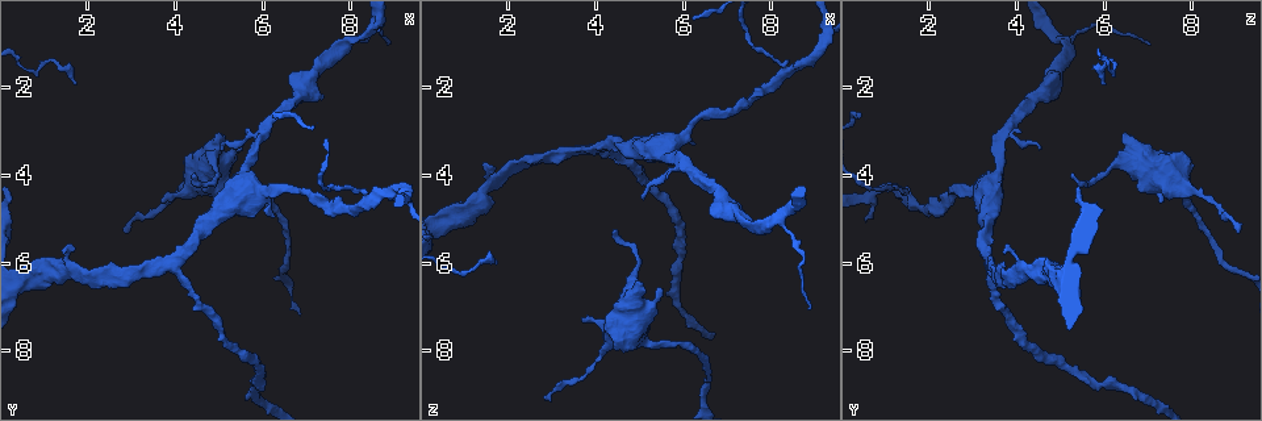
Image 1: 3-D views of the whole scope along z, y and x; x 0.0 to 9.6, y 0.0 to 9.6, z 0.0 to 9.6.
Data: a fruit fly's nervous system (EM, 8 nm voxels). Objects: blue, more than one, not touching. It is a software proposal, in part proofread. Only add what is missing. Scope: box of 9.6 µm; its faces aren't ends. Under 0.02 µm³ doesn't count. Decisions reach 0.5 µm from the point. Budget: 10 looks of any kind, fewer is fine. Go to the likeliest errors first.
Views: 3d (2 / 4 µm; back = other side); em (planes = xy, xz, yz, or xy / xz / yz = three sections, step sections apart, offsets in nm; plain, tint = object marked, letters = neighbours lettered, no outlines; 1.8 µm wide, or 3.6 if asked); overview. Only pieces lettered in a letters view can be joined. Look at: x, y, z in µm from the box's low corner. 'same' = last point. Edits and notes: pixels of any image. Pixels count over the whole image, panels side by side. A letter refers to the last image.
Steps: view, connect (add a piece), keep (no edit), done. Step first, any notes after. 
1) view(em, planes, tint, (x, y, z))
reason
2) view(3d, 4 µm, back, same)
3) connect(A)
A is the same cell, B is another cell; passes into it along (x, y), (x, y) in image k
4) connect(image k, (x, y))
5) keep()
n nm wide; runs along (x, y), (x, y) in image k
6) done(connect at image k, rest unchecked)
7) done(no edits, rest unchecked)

view(em, planes, letters, (8.30, 4.60, 1.55))
side arm on a straight run

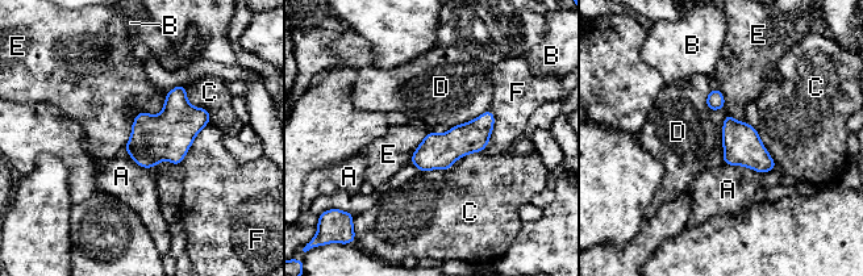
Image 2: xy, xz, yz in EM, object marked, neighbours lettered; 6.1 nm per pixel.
keep()
A, B, C, D, E and F are other cells; border along (166, 96), (158, 113), (138, 112) in image 2; none of them fits

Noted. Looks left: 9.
view(3d, 4 µm, back, (6.25, 4.90, 3.25))

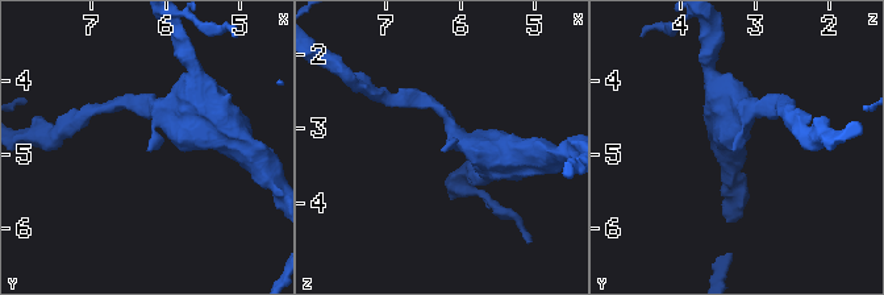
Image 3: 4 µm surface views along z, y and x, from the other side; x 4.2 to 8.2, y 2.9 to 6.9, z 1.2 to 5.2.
view(em, planes, letters, (6.30, 4.95, 3.30))

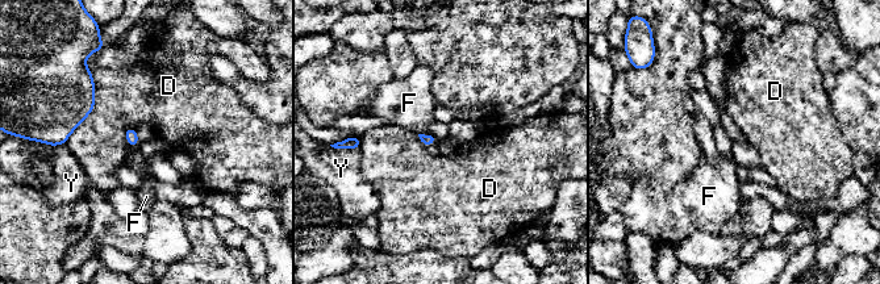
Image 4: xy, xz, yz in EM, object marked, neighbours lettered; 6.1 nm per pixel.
keep()
D, F and Y are other cells; border along (430, 133), (418, 134) in image 4; no lettered piece goes on from it

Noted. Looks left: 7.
view(em, planes, letters, (2.15, 6.60, 3.90))
free end

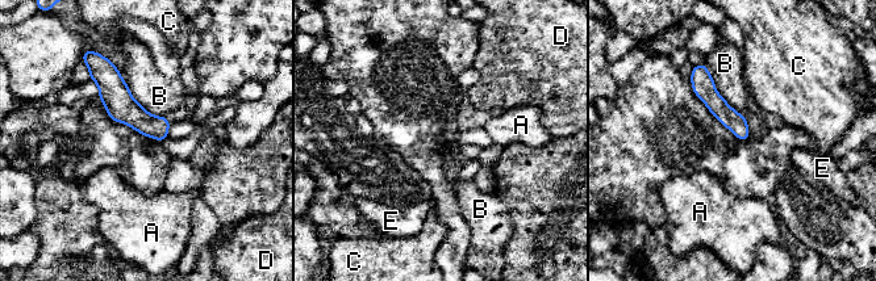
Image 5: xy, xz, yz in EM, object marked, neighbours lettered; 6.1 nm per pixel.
keep()
B touches over 420 nm; A, B, C, D and E are other cells; no lettered piece goes on from it

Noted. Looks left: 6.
view(3d, 2 µm, back, (3.65, 4.60, 7.20))
free end

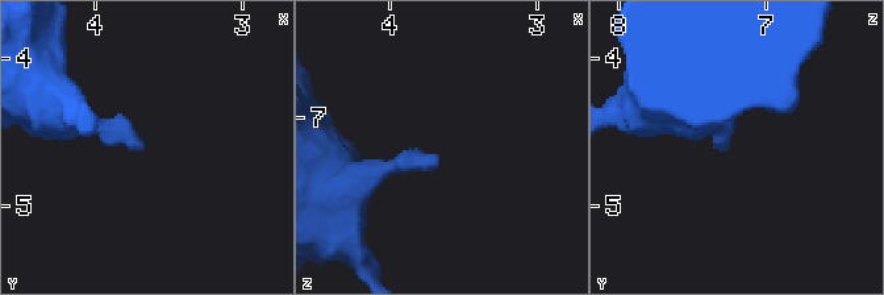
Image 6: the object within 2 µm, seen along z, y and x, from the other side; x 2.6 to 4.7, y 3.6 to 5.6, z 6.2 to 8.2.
view(em, xz, step 16, letters, (3.68, 4.58, 7.28))

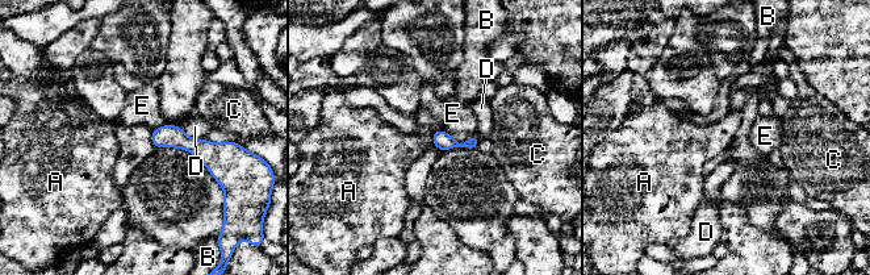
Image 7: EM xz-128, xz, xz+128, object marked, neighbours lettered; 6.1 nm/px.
keep()
A, B, C, D and E are other cells; border along (431, 137), (433, 141) in image 7; none of them fits

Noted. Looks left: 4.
done(no edits, rest unchecked)

